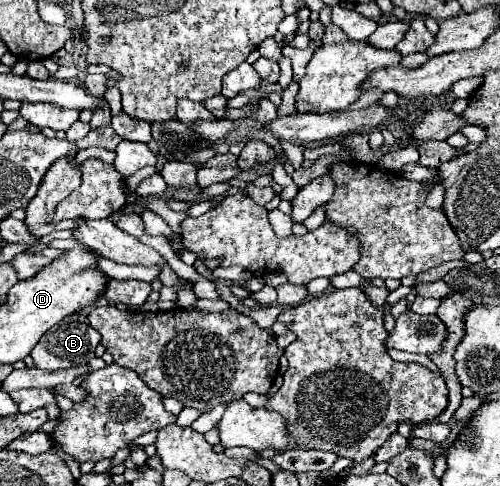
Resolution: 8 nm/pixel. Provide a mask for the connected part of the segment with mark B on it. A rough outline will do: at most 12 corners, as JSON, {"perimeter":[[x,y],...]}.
{"perimeter":[[76,312],[52,326],[30,356],[64,370],[94,358],[100,334]]}

